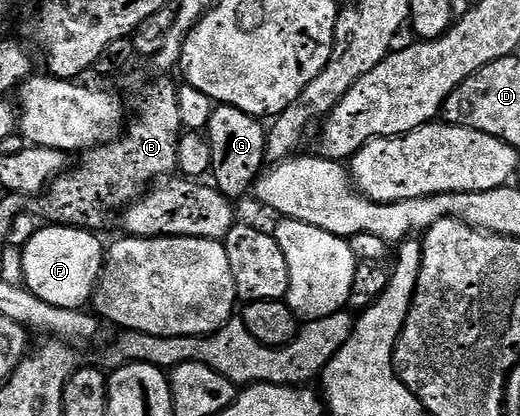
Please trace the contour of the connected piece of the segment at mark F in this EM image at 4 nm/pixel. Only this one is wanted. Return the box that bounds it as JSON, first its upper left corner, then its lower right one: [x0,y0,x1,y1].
[22,224,104,309]

